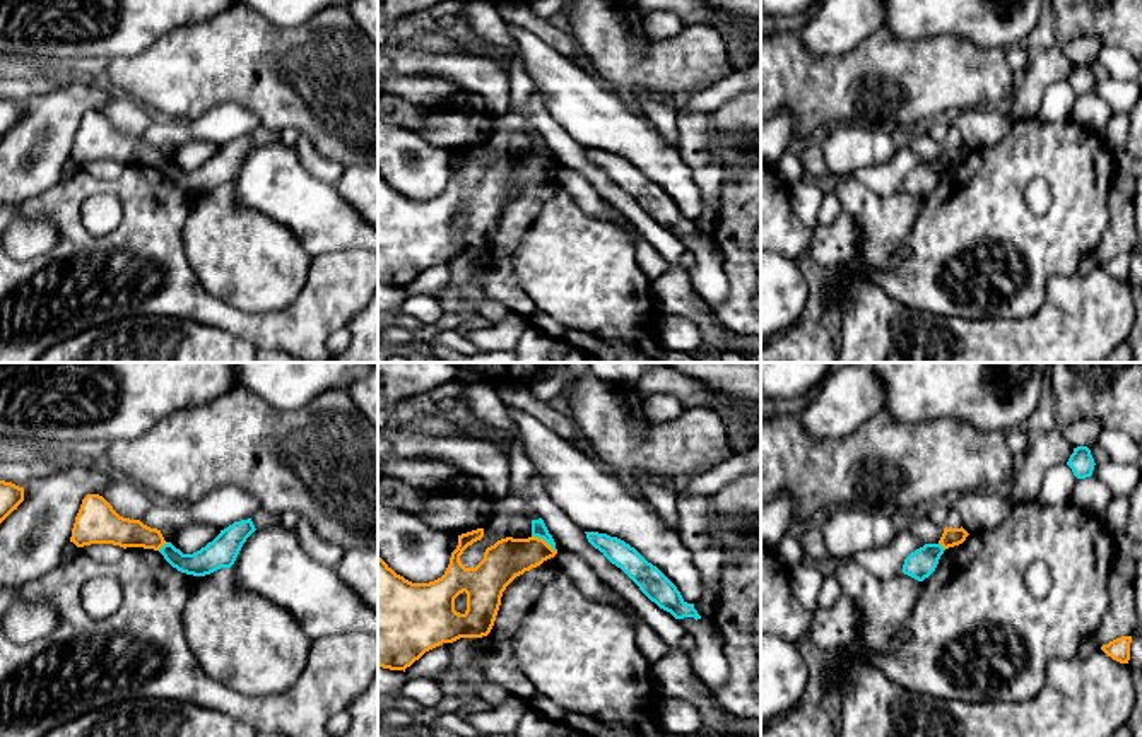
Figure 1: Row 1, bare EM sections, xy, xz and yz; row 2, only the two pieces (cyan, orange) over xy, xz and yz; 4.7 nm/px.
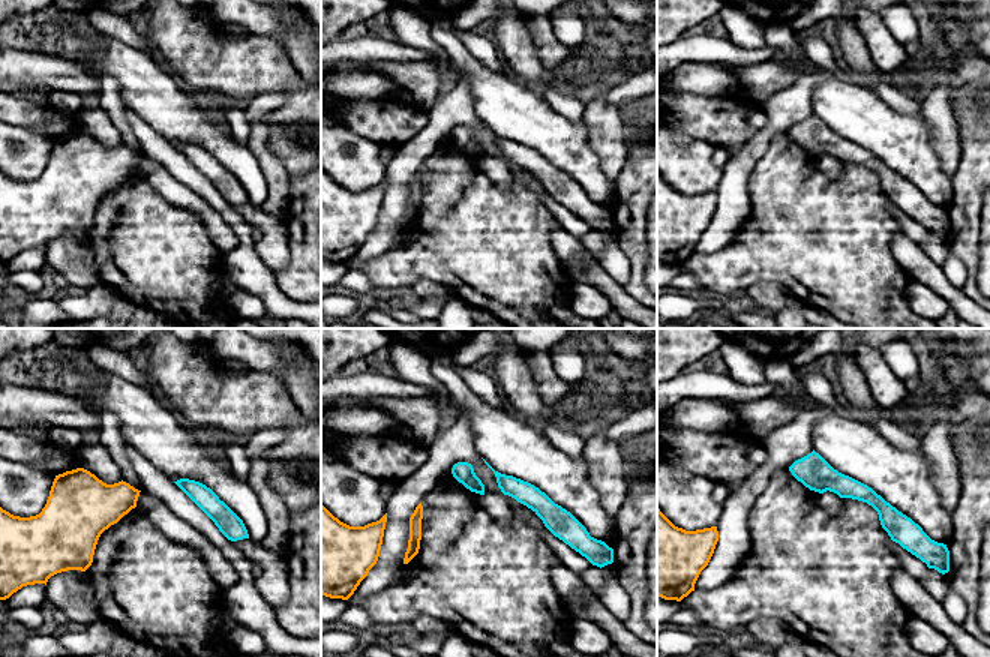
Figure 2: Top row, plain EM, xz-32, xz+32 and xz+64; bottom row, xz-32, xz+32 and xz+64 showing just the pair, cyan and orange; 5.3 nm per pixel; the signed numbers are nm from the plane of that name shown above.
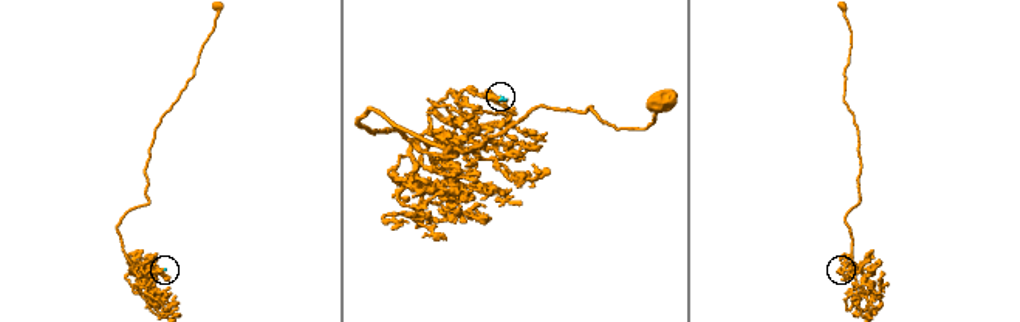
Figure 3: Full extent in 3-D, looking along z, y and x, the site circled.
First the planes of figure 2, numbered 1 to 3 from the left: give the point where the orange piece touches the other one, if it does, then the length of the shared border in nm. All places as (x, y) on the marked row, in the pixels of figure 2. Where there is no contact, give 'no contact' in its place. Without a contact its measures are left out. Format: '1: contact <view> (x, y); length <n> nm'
1: no contact
2: no contact
3: no contact

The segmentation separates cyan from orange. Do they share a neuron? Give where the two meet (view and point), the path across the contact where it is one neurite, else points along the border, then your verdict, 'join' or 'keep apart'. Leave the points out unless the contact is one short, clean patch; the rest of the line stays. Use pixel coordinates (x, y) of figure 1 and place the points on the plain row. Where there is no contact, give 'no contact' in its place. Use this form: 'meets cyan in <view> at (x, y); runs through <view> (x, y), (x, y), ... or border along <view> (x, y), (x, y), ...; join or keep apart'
meets cyan in xz at (544, 156); border along xz (532, 151), (544, 156), (556, 168); keep apart

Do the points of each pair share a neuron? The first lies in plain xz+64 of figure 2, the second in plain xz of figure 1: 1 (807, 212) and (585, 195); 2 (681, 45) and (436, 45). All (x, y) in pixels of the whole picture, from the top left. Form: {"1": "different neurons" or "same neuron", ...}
{"1": "different neurons", "2": "same neuron"}

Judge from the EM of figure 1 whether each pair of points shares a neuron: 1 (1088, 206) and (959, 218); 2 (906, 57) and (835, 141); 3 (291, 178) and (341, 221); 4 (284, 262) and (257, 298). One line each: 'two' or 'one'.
1: one
2: two
3: one
4: one

